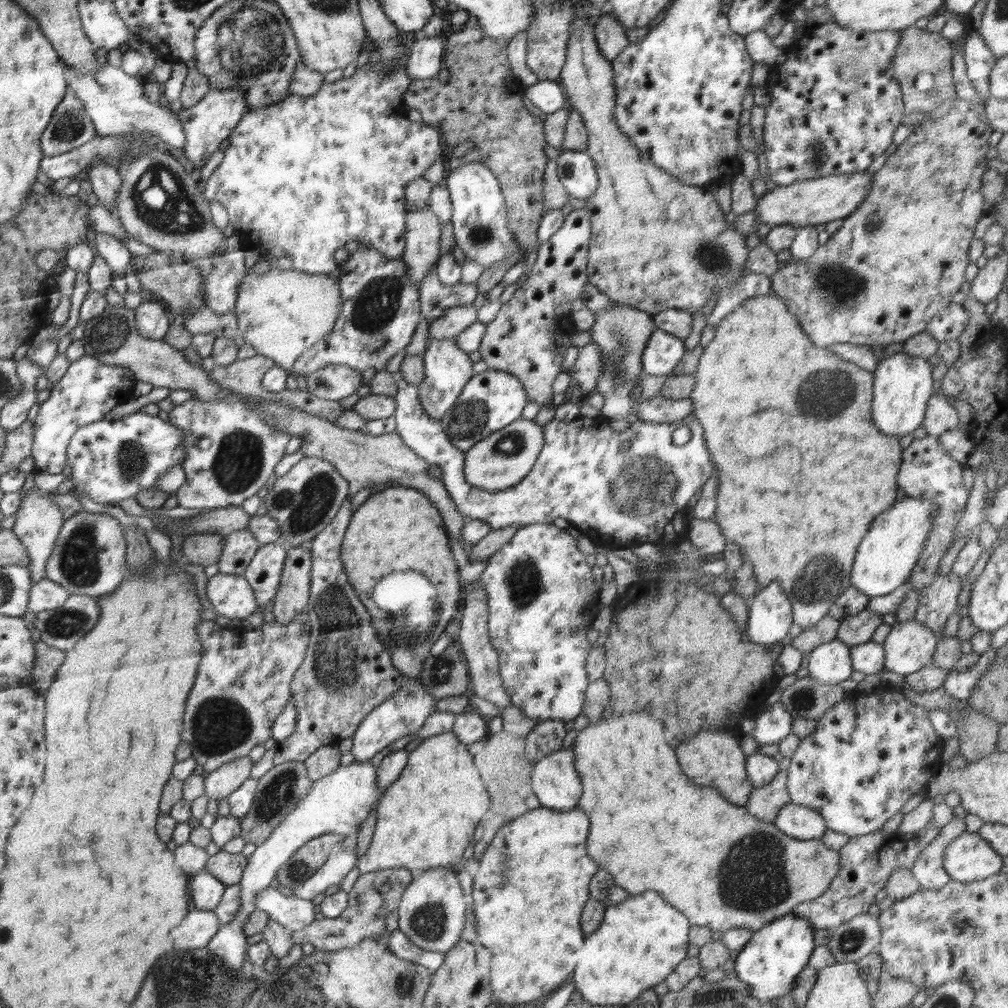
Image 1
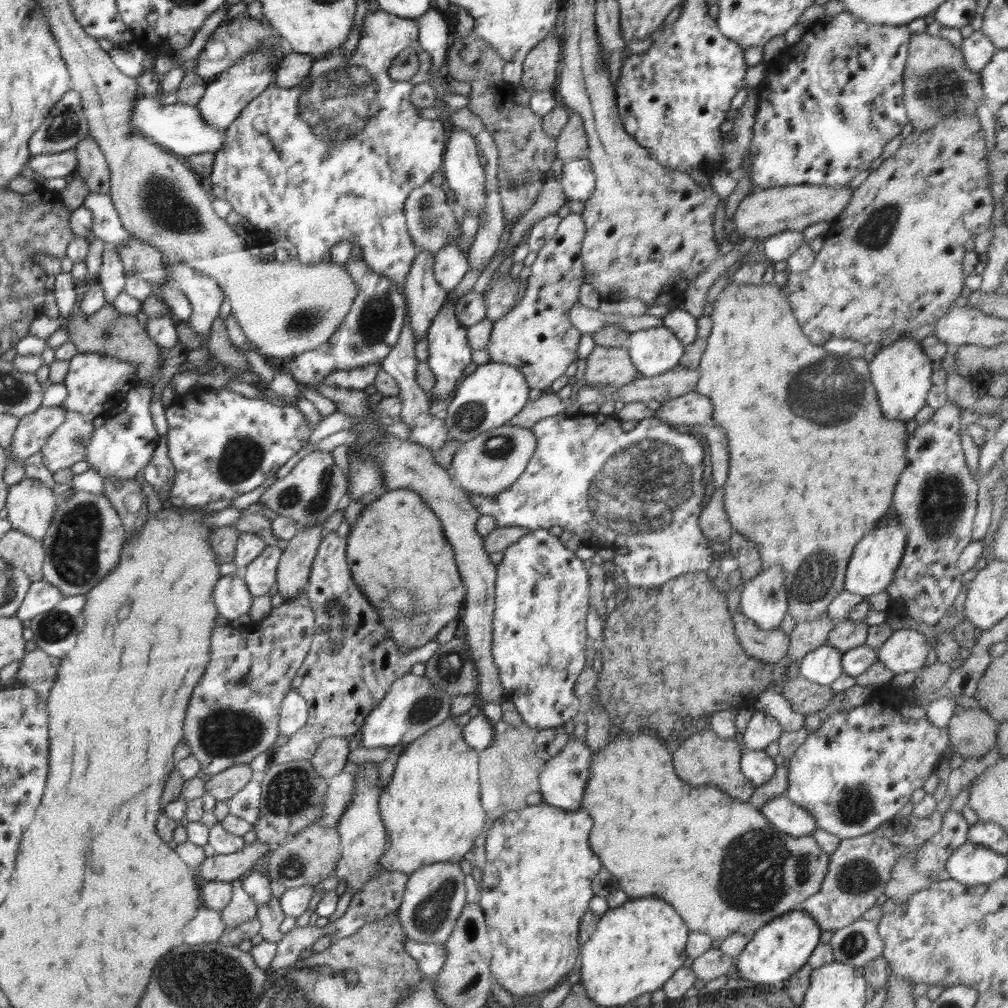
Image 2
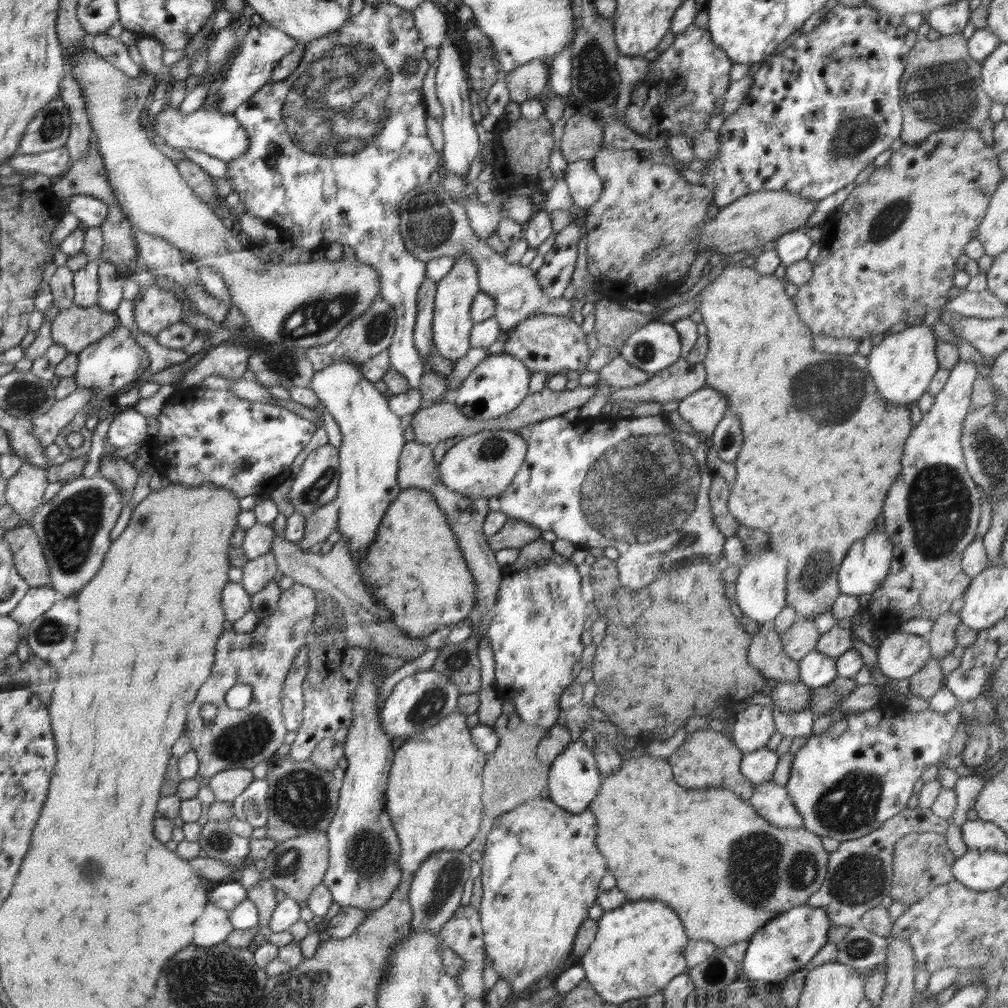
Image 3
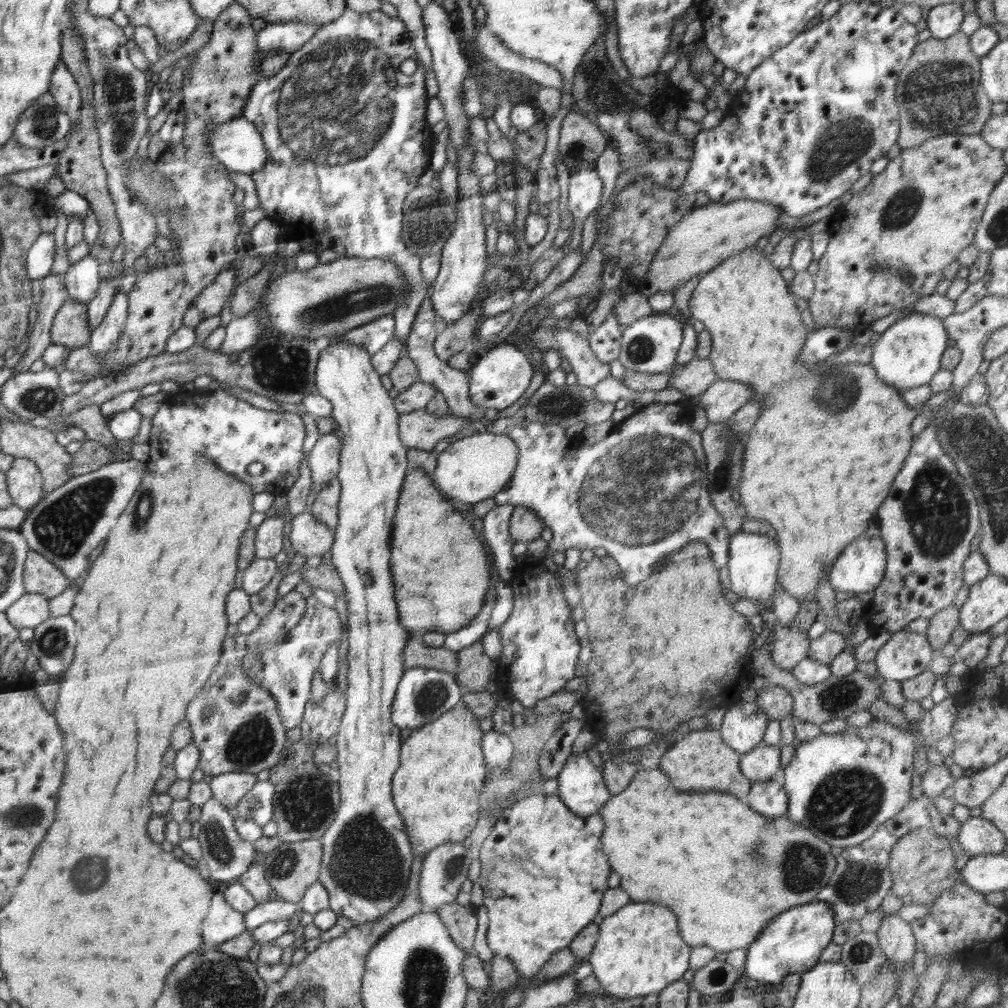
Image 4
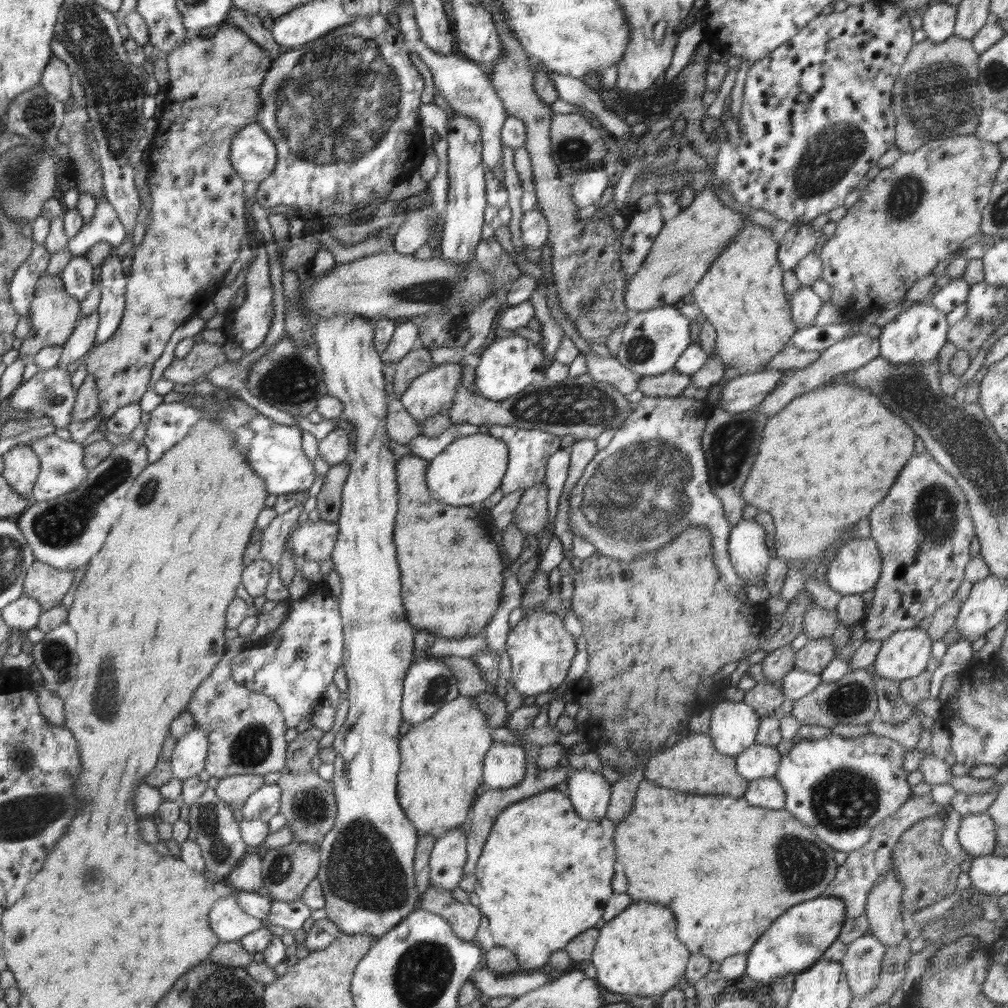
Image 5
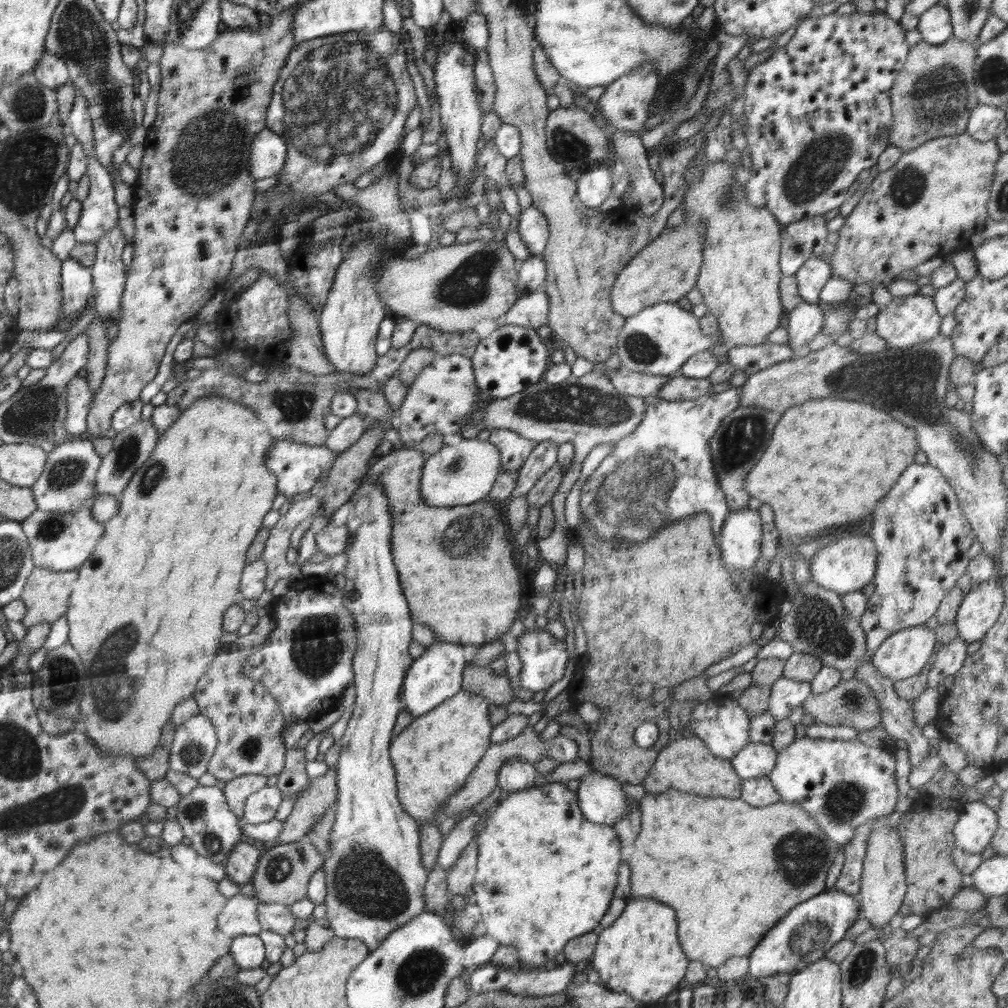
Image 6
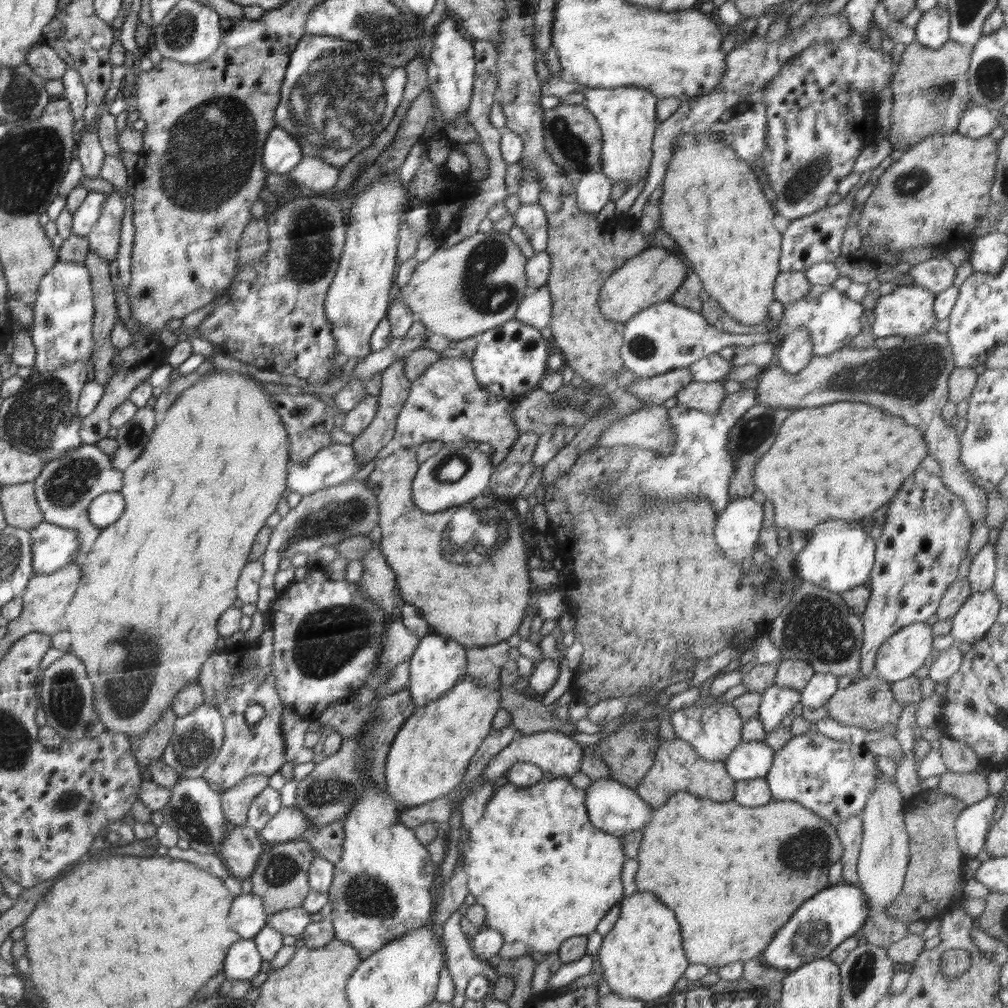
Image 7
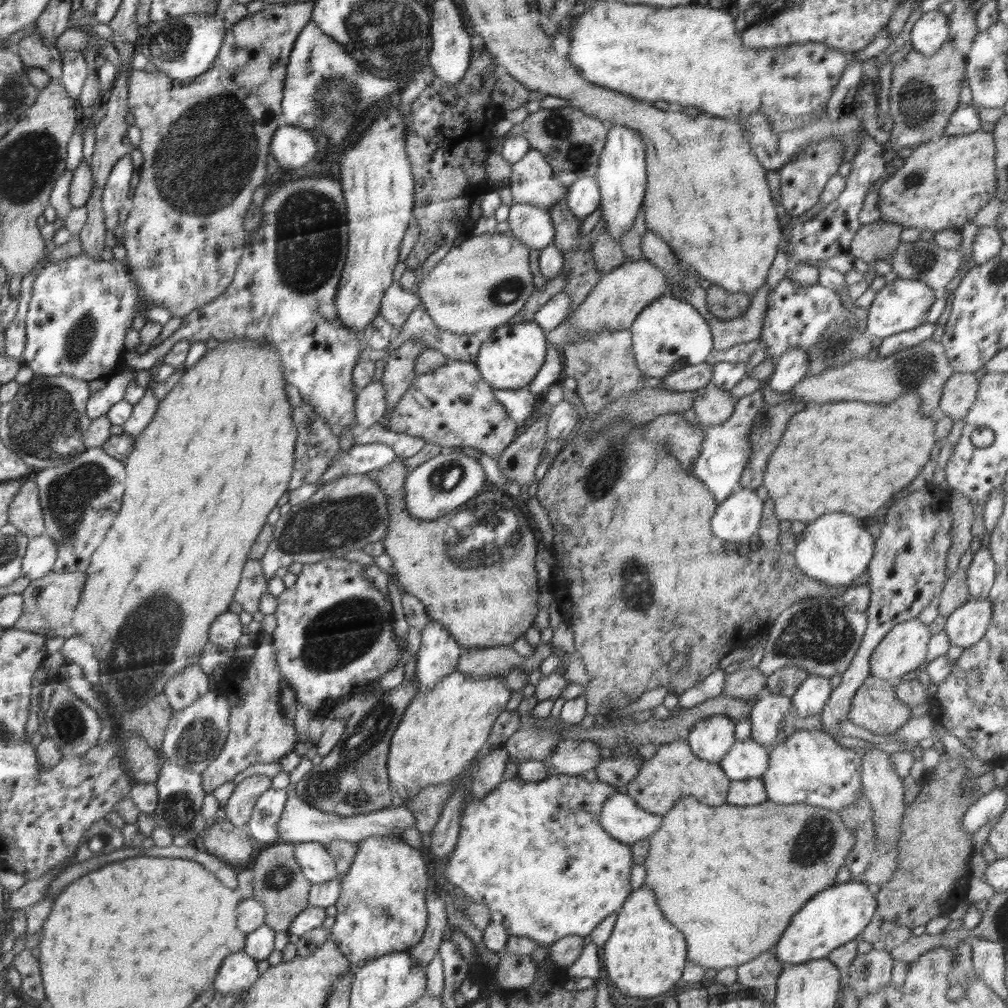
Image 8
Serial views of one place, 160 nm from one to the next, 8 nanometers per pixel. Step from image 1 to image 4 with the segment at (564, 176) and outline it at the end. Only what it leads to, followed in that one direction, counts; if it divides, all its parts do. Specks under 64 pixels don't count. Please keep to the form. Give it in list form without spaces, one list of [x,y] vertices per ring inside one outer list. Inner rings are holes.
[[[593,165],[579,167],[570,173],[568,185],[568,209],[574,215],[572,247],[581,242],[583,224],[592,211],[597,210],[602,200],[602,179]]]

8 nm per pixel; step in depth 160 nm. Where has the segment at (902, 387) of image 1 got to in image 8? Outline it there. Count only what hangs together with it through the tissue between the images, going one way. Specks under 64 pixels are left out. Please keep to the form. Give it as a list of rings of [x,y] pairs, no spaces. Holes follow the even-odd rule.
[[[898,279],[885,285],[872,302],[866,322],[866,333],[874,341],[880,341],[900,332],[915,330],[925,323],[928,311],[936,299],[937,292],[925,282],[914,279]]]

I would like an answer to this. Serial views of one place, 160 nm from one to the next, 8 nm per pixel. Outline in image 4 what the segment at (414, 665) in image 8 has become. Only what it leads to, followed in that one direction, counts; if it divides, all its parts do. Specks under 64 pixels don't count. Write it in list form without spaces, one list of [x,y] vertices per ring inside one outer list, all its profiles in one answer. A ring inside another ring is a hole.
[[[425,667],[406,669],[398,683],[390,718],[399,729],[416,730],[452,710],[461,700],[461,696],[461,688],[456,684],[454,673]]]

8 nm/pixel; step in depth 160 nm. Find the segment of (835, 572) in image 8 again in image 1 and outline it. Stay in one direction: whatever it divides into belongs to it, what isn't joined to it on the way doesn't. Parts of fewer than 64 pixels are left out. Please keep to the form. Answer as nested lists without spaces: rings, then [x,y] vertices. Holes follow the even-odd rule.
[[[906,497],[876,516],[870,532],[858,545],[849,576],[850,586],[875,597],[888,594],[906,583],[933,527],[936,509],[937,506],[929,498]]]

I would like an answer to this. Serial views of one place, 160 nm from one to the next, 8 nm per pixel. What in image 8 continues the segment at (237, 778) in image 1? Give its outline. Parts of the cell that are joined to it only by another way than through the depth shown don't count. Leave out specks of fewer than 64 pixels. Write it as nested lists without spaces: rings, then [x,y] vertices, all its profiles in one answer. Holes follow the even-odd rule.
[[[252,775],[246,777],[235,786],[228,802],[226,802],[225,820],[240,827],[250,820],[258,797],[271,787],[271,777]]]

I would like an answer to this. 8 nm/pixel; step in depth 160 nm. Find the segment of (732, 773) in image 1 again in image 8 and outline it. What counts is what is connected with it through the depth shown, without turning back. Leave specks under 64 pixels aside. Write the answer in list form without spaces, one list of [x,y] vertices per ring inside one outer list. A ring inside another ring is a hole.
[[[677,739],[658,748],[652,758],[644,761],[639,773],[623,788],[638,807],[653,813],[666,814],[681,798],[694,797],[708,806],[727,804],[731,780],[719,763],[699,759],[691,752],[685,739]]]

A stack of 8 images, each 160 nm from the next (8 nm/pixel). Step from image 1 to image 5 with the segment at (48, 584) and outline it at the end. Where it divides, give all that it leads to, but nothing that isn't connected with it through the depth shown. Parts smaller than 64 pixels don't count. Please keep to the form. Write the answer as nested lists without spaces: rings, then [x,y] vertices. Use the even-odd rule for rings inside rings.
[[[23,594],[20,599],[14,600],[1,611],[6,624],[15,631],[28,631],[37,626],[41,612],[40,603]]]

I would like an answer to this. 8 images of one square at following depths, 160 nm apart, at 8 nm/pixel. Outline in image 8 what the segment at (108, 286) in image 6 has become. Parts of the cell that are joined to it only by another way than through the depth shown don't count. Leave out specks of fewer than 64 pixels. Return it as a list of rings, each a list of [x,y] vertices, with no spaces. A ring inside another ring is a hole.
[[[128,153],[119,158],[112,167],[102,194],[105,234],[114,234],[116,222],[120,218],[120,210],[124,210],[124,202],[130,205],[128,198],[131,198],[132,176],[134,176],[134,168]]]

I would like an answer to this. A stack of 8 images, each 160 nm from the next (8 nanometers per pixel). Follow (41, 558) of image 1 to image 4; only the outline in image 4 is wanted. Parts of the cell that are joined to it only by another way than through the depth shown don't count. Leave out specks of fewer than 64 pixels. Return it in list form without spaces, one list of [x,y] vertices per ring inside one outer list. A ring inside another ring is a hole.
[[[15,458],[12,468],[5,473],[14,504],[27,511],[41,502],[42,474],[30,459]]]

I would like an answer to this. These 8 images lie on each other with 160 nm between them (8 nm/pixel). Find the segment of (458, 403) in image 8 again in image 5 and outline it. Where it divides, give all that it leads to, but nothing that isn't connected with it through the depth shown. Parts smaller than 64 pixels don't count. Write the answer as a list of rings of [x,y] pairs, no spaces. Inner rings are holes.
[[[462,361],[439,363],[415,378],[398,396],[406,412],[420,423],[437,414],[449,414],[463,373]]]

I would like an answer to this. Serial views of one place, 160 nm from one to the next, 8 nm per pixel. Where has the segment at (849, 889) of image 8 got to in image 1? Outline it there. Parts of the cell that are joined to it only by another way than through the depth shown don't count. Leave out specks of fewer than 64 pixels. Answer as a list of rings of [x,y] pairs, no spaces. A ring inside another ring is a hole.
[[[792,912],[773,919],[751,936],[742,951],[734,954],[734,970],[737,977],[748,986],[760,984],[780,984],[782,988],[794,988],[795,978],[808,965],[812,952],[815,950],[814,932],[810,923]]]

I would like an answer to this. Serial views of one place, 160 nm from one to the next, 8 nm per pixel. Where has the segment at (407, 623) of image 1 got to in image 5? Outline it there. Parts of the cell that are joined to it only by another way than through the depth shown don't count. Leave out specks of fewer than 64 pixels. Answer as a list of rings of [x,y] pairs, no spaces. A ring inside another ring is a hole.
[[[404,455],[396,464],[398,506],[393,539],[402,572],[401,597],[407,621],[416,630],[426,630],[439,638],[476,636],[490,624],[501,603],[505,565],[486,522],[472,507],[460,507],[436,500],[428,490],[426,472],[429,461]]]

